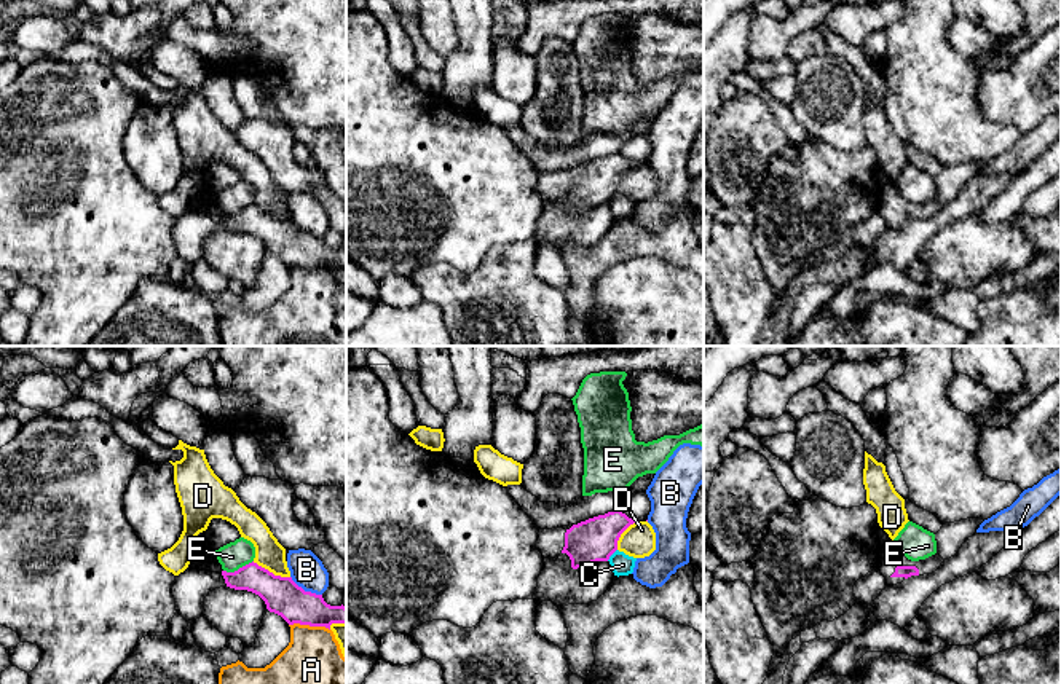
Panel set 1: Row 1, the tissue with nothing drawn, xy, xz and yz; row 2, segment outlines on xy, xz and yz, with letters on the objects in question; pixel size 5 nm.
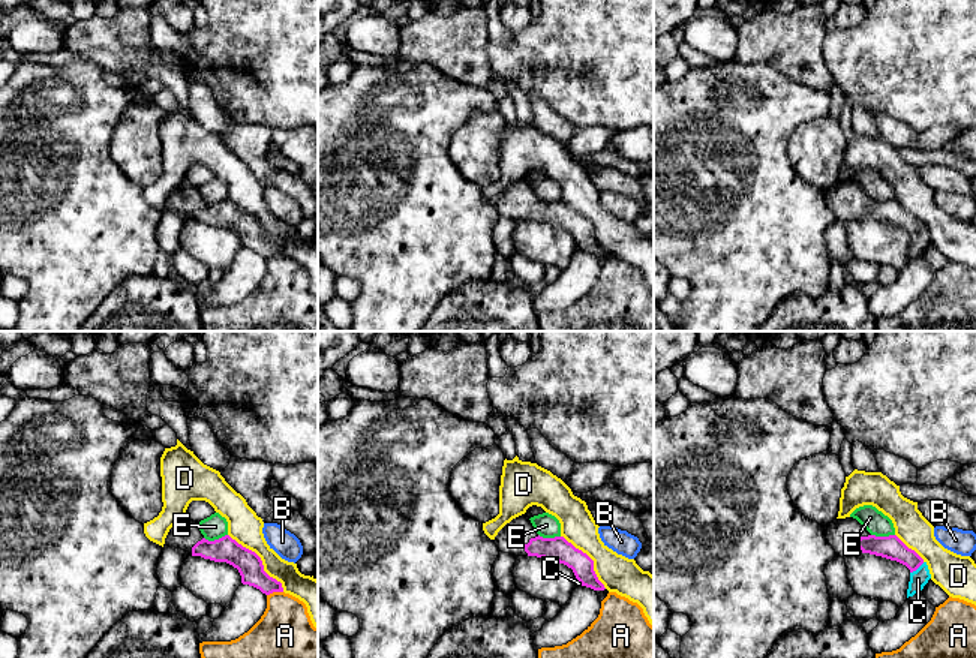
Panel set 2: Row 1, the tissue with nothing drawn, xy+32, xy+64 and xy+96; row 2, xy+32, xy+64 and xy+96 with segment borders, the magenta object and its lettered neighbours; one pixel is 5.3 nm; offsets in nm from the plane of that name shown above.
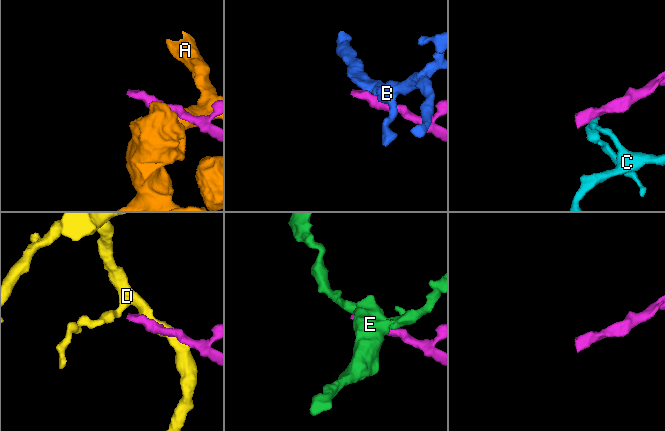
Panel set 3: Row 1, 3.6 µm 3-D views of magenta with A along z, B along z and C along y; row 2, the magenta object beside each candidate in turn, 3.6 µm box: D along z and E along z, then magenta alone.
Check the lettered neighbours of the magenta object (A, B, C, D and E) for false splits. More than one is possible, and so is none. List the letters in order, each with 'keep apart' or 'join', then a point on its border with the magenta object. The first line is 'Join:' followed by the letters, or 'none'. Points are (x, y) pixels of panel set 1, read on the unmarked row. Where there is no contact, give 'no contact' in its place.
Join: none
A: keep apart | xy (310, 268)
B: keep apart | xy (303, 233)
C: keep apart | xz (611, 196)
D: keep apart | xy (272, 216)
E: keep apart | xy (240, 211)

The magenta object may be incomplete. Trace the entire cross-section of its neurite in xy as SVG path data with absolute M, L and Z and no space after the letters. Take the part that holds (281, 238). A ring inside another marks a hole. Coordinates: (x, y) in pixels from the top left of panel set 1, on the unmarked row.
M207 193L201 204L190 204L188 210L219 215L227 230L258 238L270 255L281 258L289 268L325 269L346 266L346 250L330 249L322 238L305 234L292 220L274 218L257 206L249 206L235 215L227 215L217 202L215 193Z

